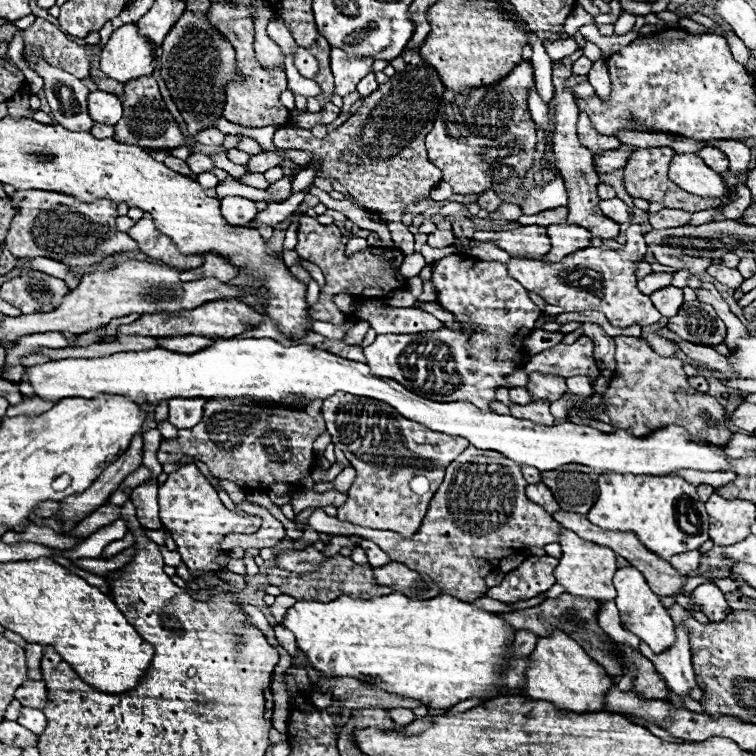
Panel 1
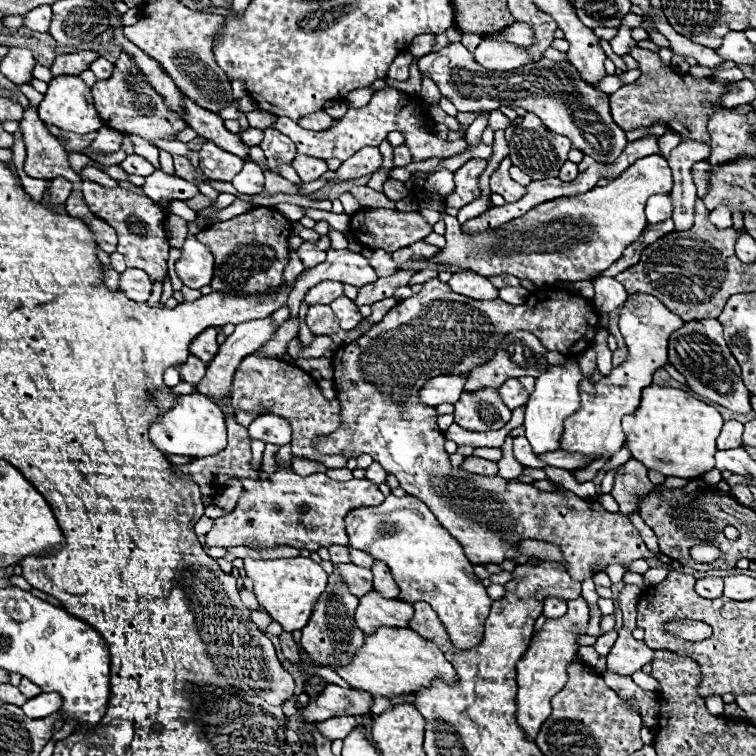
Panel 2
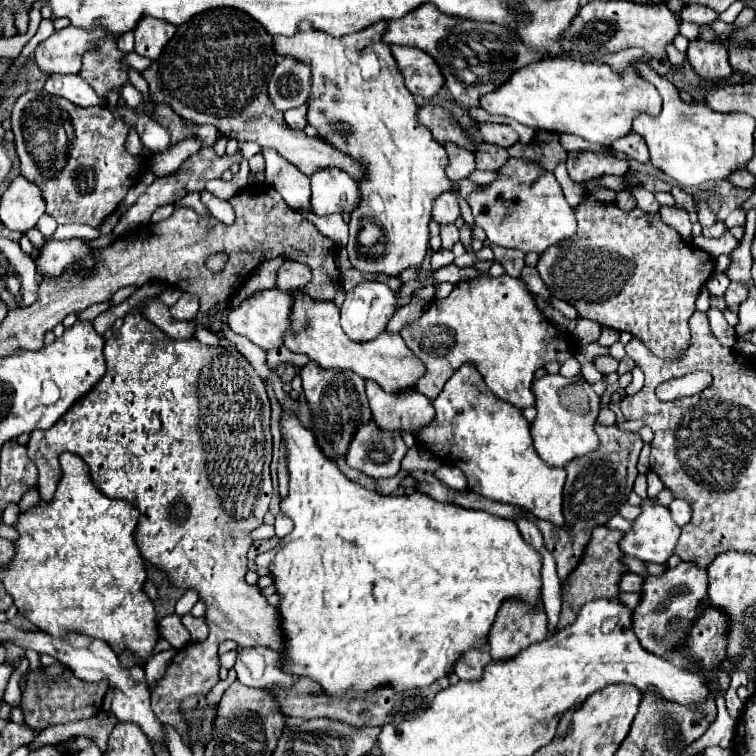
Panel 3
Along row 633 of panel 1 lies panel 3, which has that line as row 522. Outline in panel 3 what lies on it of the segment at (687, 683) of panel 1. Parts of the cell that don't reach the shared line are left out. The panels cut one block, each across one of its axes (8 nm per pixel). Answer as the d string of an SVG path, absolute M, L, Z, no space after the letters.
M674 498L668 508L670 508L670 514L672 514L672 518L674 518L674 522L678 526L684 526L686 522L690 522L690 518L692 518L692 506L686 500Z

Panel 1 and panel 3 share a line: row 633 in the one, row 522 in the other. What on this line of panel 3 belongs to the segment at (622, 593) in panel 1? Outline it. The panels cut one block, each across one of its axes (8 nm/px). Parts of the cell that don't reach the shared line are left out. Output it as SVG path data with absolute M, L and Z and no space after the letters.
M644 498L640 508L640 516L620 540L620 550L644 562L666 564L678 542L680 526L672 520L668 506L658 504L656 498Z

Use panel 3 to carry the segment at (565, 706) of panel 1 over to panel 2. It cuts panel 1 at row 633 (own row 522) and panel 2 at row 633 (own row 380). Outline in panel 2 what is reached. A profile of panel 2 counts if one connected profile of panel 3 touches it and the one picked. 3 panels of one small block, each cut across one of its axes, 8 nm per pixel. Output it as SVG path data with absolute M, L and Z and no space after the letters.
M390 494L380 506L352 510L344 522L350 546L368 552L374 560L390 568L400 588L398 600L408 604L428 602L446 626L450 642L456 648L470 650L482 642L484 620L490 614L492 600L482 580L474 574L464 548L438 524L424 502L414 496L396 498Z

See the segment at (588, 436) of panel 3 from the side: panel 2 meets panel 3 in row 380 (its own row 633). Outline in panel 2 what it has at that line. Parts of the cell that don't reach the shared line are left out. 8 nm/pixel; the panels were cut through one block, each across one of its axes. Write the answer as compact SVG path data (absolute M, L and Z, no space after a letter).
M584 598L568 600L568 612L562 618L548 618L542 630L538 630L526 654L516 664L518 670L518 724L524 728L524 732L530 736L530 740L536 738L540 726L550 716L550 698L558 694L568 680L566 664L570 660L576 660L578 652L578 638L586 634L588 626L588 604Z

